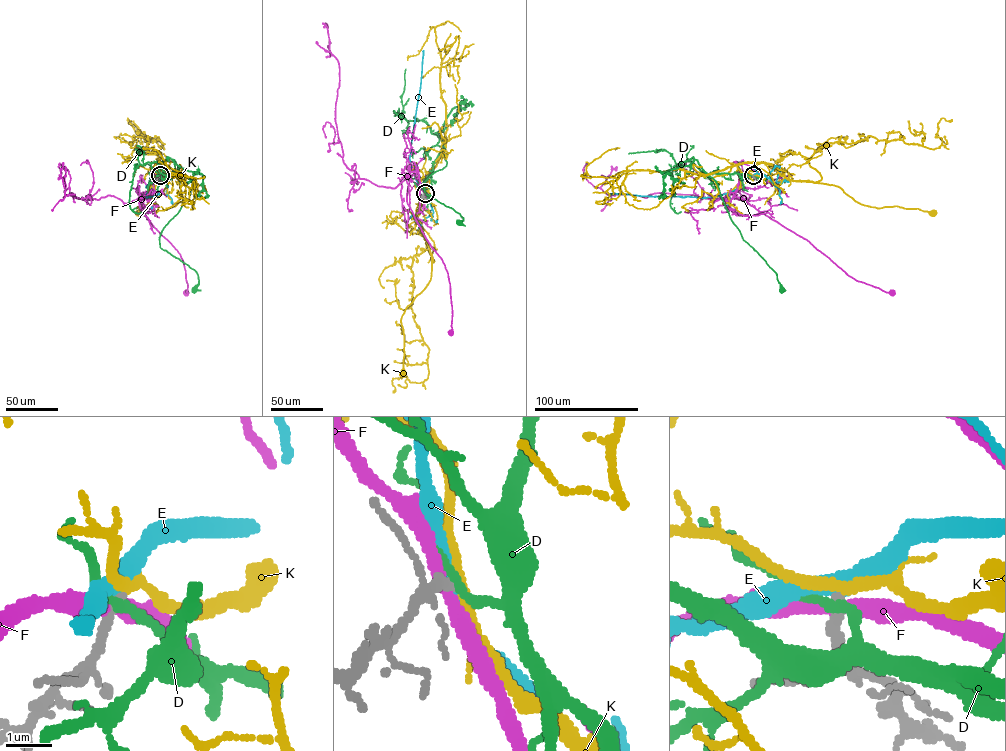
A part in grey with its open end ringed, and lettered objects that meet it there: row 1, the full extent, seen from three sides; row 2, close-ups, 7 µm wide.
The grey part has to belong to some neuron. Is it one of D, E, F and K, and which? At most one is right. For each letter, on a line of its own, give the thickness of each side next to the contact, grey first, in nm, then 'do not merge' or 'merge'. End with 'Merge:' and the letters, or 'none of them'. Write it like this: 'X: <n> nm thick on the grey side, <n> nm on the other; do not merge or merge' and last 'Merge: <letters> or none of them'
D: 240 nm thick on the grey side, 190 nm on the other; do not merge
E: 220 nm thick on the grey side, 360 nm on the other; do not merge
F: 260 nm thick on the grey side, 300 nm on the other; do not merge
K: 200 nm thick on the grey side, 200 nm on the other; do not merge
Merge: none of them

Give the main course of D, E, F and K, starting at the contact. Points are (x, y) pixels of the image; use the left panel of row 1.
D: (160, 175), (179, 173), (182, 198), (178, 212), (161, 232), (160, 247), (195, 271), (198, 283), (195, 290)
E: (160, 175), (145, 196), (159, 194)
F: (160, 175), (153, 179), (151, 196), (144, 197), (142, 212), (180, 255), (188, 287), (185, 293)
K: (160, 175), (155, 170), (153, 175), (151, 173), (167, 183), (166, 187), (149, 203), (137, 207), (138, 212)

